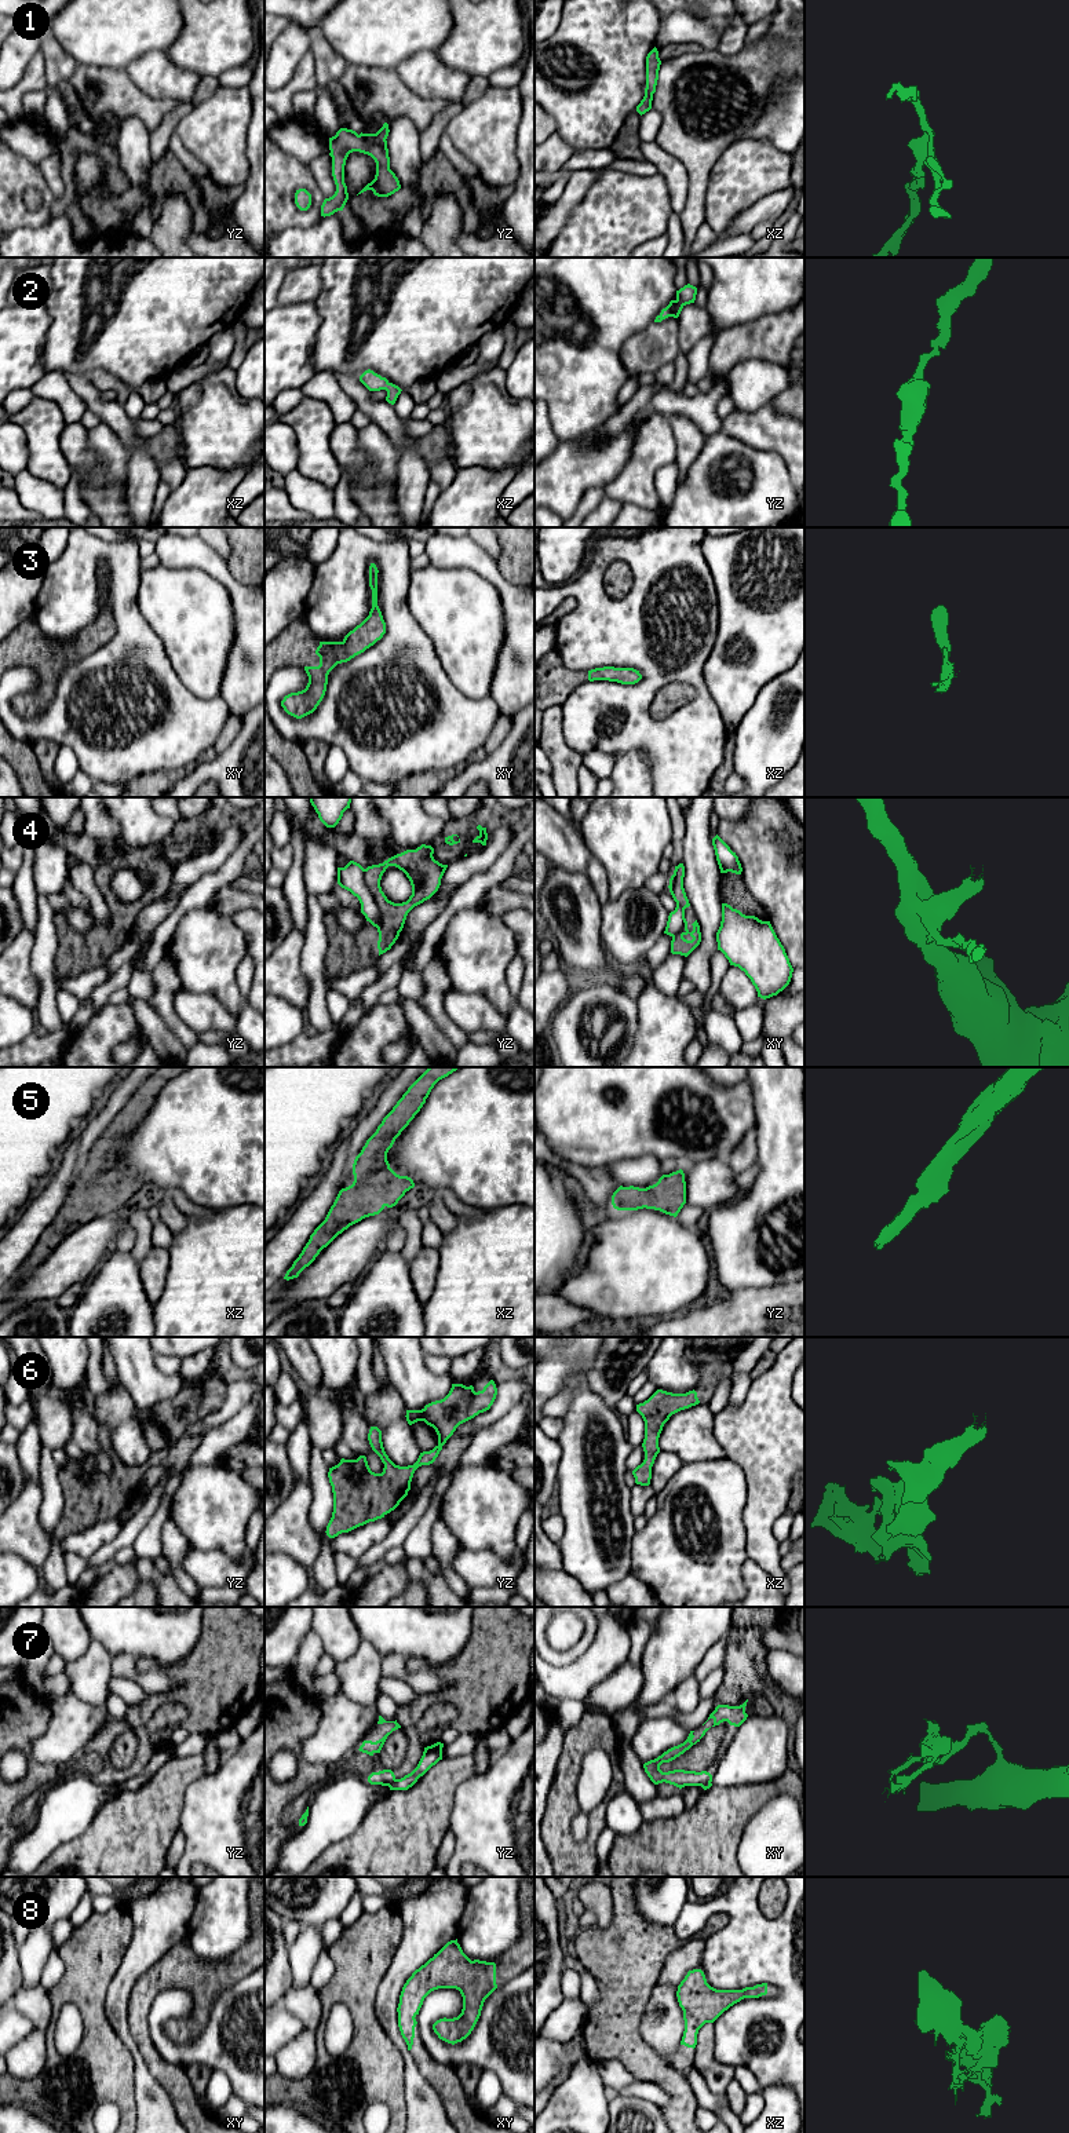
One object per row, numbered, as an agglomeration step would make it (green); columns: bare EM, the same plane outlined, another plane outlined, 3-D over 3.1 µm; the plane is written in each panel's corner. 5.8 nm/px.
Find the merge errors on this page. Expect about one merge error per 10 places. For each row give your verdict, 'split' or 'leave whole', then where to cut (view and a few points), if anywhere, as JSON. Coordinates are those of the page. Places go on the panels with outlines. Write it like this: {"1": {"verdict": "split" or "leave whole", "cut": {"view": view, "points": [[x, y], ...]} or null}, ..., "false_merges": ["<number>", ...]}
{"1": {"verdict": "leave whole", "cut": null}, "2": {"verdict": "leave whole", "cut": null}, "3": {"verdict": "leave whole", "cut": null}, "4": {"verdict": "split", "cut": {"view": "yz", "points": [[364, 869], [364, 883], [383, 917], [383, 923], [378, 928]]}}, "5": {"verdict": "leave whole", "cut": null}, "6": {"verdict": "leave whole", "cut": null}, "7": {"verdict": "split", "cut": {"view": "yz", "points": [[397, 1779], [389, 1786]]}}, "8": {"verdict": "leave whole", "cut": null}, "false_merges": ["4", "7"]}

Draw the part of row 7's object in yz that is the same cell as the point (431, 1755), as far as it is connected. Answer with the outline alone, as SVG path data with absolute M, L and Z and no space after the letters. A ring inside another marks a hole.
M441 1742L424 1747L417 1767L411 1774L397 1779L393 1785L390 1785L390 1790L408 1790L412 1787L420 1776L423 1776L433 1765L442 1760L442 1747L444 1743Z

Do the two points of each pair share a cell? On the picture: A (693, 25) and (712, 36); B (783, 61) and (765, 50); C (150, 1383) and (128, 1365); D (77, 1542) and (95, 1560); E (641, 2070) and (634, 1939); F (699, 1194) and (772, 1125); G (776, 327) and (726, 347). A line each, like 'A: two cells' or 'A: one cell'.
A: one cell
B: one cell
C: one cell
D: two cells
E: one cell
F: two cells
G: one cell

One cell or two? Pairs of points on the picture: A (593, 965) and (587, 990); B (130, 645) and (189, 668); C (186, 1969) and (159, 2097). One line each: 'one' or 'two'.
A: two
B: two
C: two

